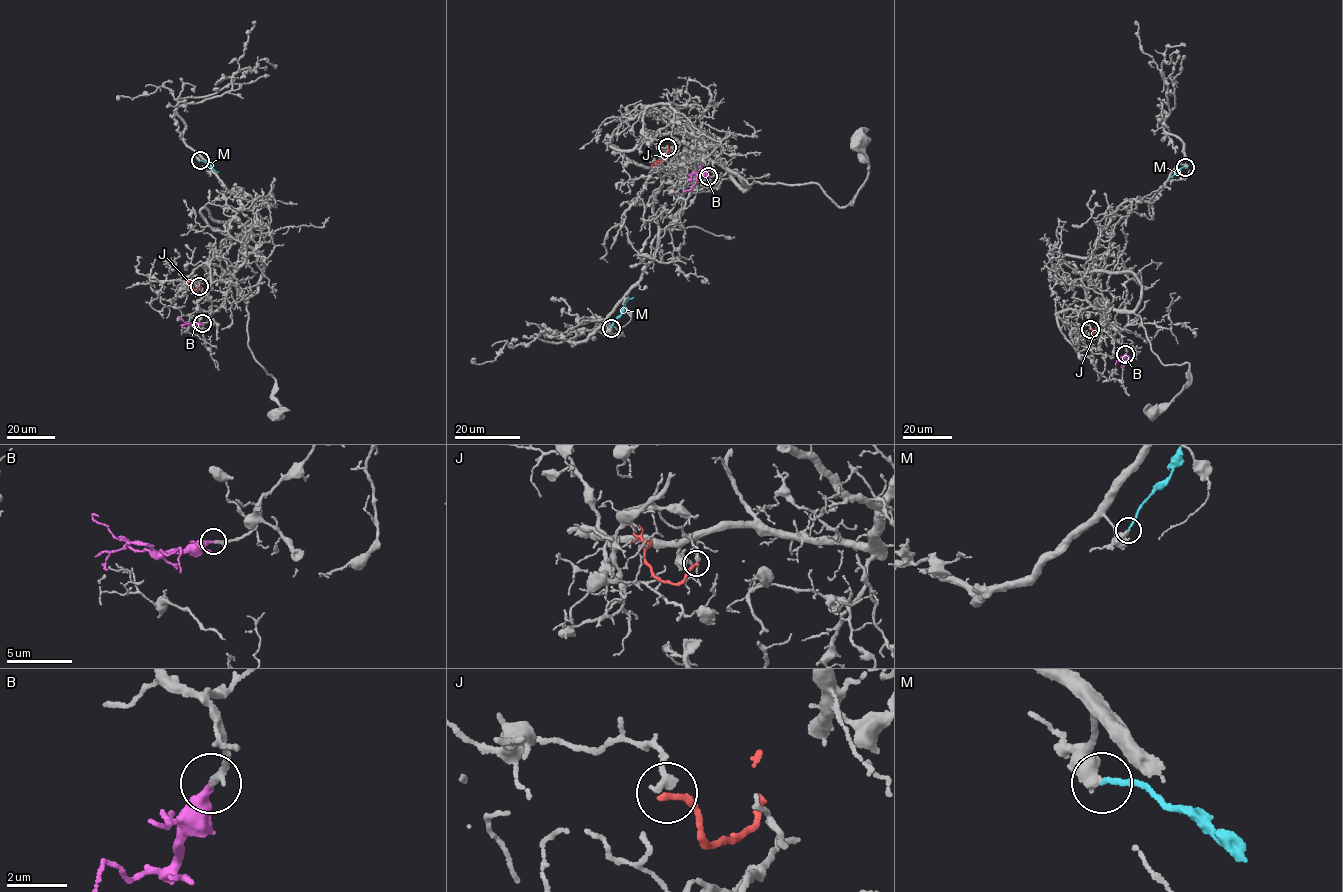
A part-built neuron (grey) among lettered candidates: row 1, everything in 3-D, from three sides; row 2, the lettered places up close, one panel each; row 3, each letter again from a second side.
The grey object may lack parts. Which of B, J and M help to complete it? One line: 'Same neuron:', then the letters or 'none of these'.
Same neuron: B

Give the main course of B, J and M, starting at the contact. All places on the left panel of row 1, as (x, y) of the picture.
B: (202, 322), (188, 325), (180, 317)
J: (199, 285), (193, 289), (185, 278)
M: (199, 160), (218, 172)

